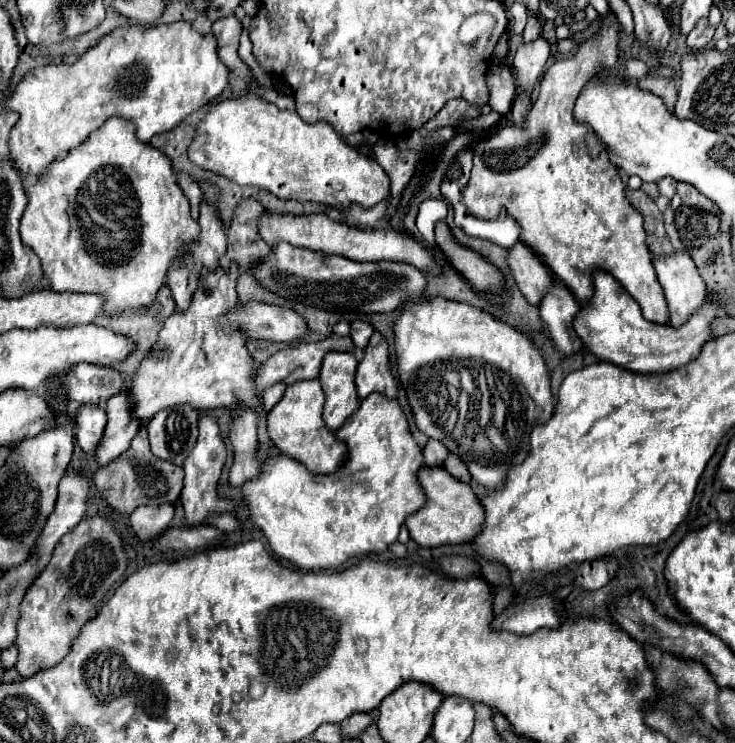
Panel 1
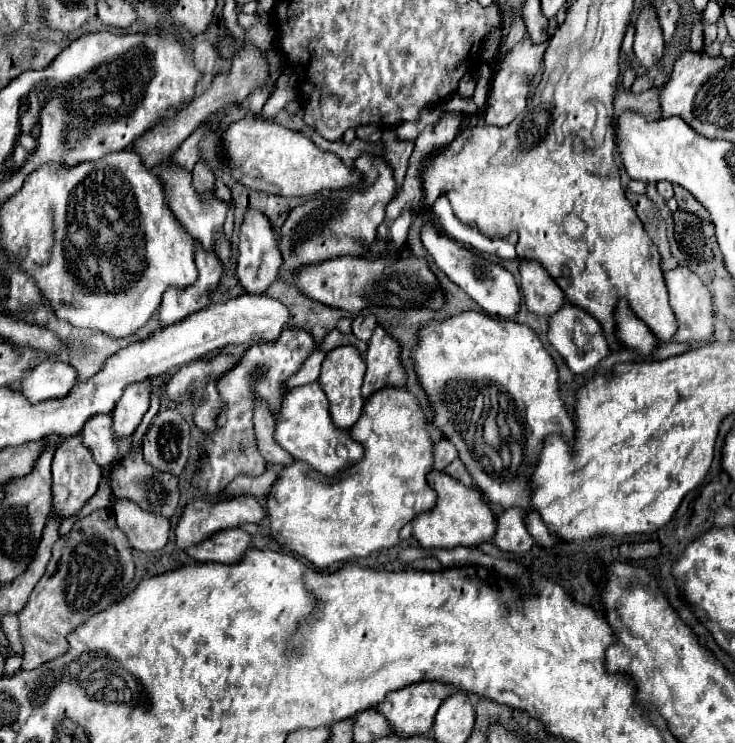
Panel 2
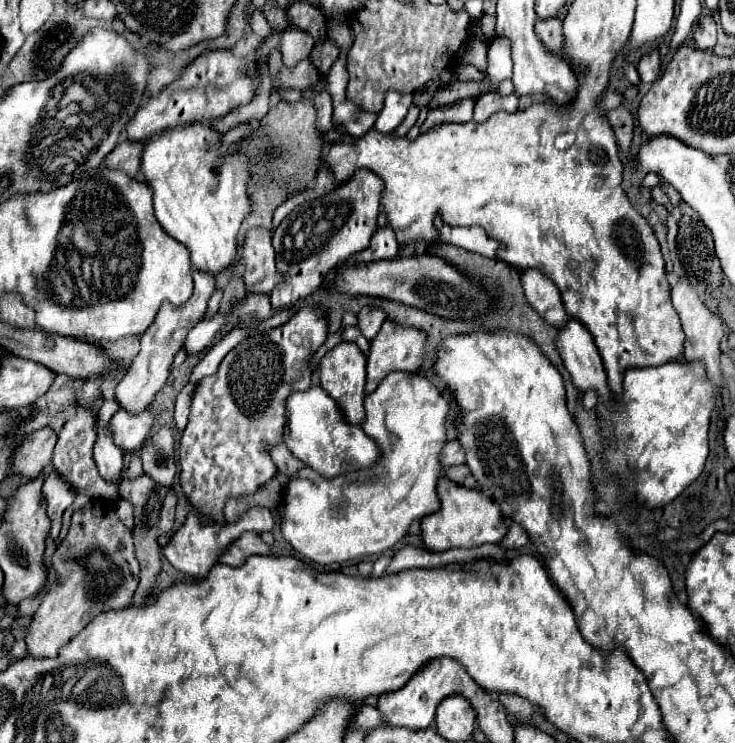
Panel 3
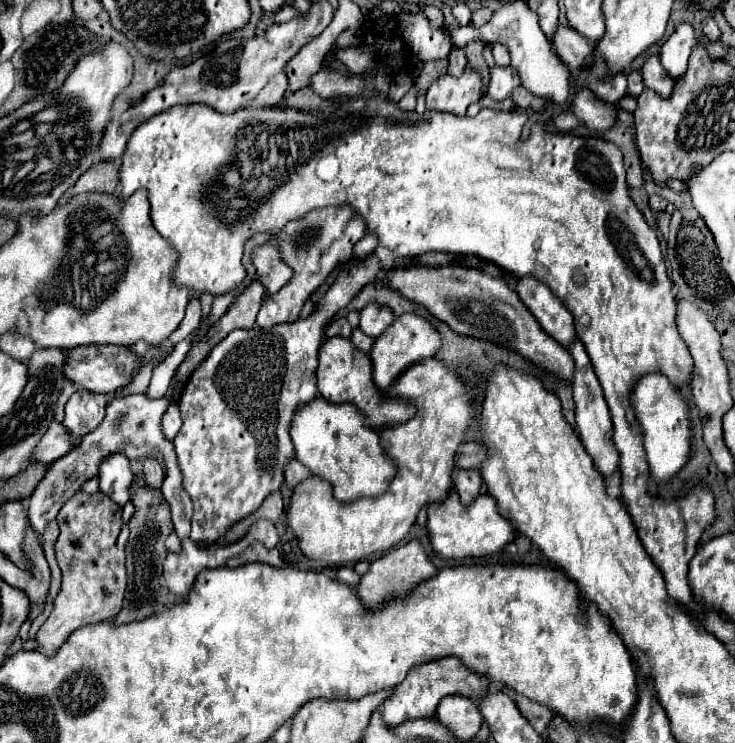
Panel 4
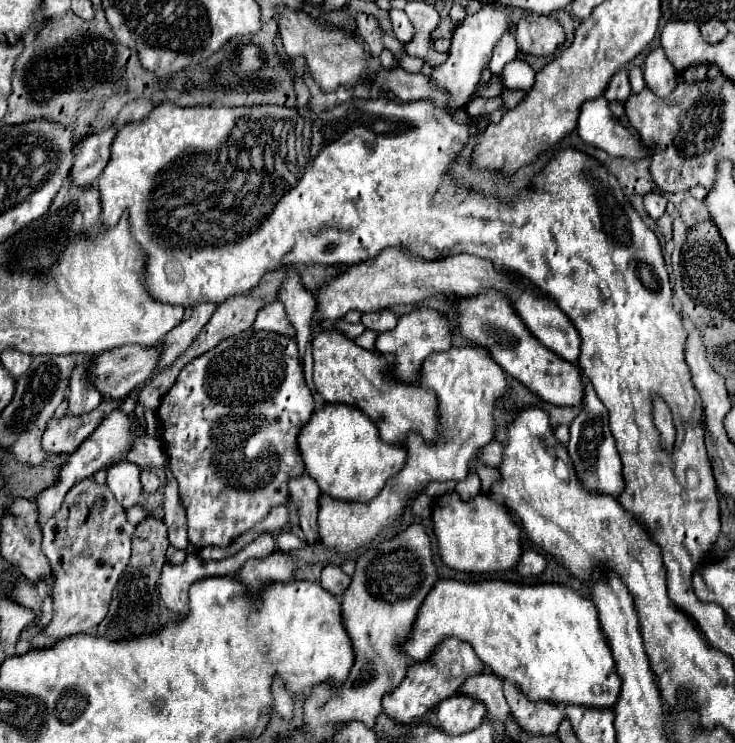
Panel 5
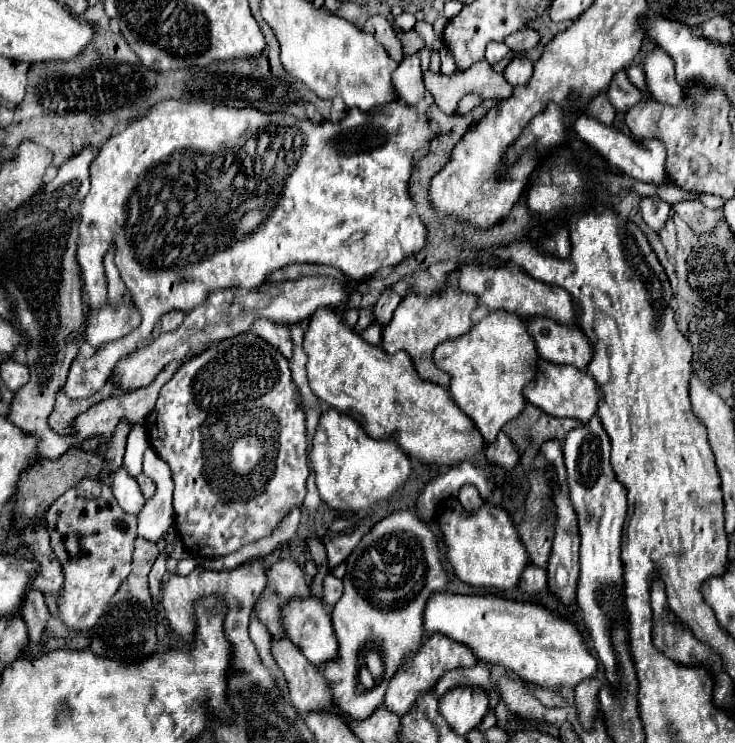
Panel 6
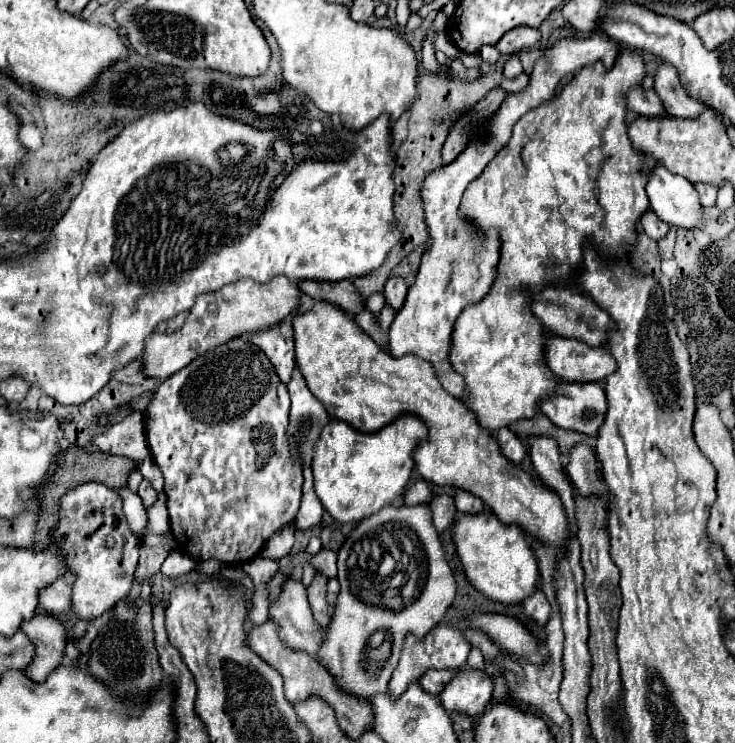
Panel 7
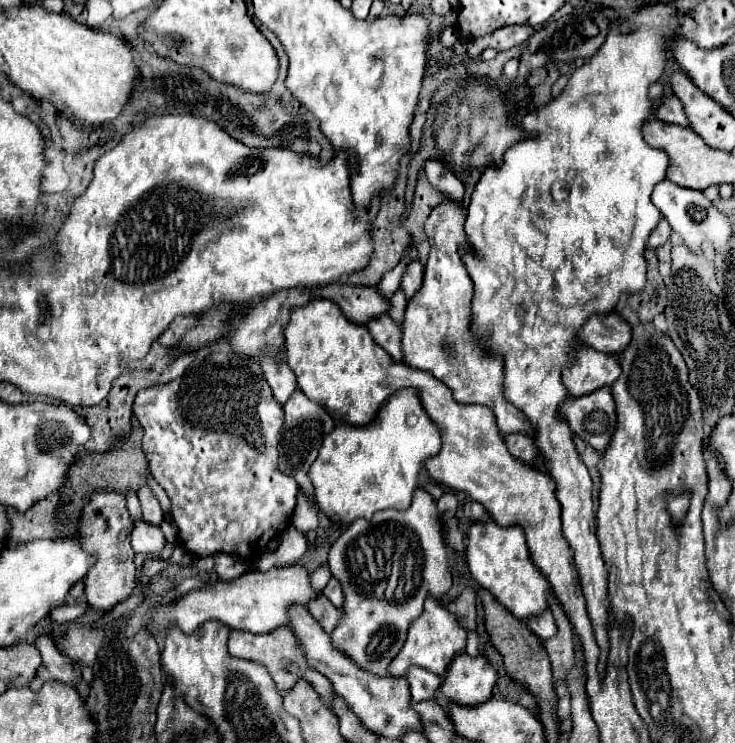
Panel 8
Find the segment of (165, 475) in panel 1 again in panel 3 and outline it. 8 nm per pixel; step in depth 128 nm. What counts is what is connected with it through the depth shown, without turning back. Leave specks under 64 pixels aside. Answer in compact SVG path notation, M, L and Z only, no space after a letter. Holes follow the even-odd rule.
M140 476L136 480L122 480L118 484L120 496L128 502L132 502L134 506L134 554L136 560L140 564L140 584L136 590L136 600L138 604L144 602L144 598L150 596L154 584L156 584L156 576L162 570L162 558L160 558L160 544L158 538L164 532L170 532L174 526L174 510L176 510L176 496L172 492L172 488L166 486L158 486L156 482L152 482L148 476Z

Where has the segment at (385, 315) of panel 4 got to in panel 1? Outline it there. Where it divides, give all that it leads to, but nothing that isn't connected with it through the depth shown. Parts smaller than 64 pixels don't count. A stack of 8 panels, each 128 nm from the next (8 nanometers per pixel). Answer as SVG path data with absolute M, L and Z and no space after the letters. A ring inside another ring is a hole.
M354 320L354 322L352 322L350 338L352 338L352 342L354 342L358 348L364 348L366 342L370 340L372 332L374 332L374 328L372 328L370 322L366 322L366 320Z

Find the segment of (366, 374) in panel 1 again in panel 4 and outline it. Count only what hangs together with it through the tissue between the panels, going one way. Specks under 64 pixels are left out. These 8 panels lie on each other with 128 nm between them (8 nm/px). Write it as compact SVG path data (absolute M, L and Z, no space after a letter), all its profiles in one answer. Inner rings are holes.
M414 312L398 316L392 326L380 334L374 342L374 348L370 352L372 358L372 366L374 366L374 384L380 386L380 390L386 390L388 386L392 386L392 382L412 364L424 360L424 358L432 358L438 350L440 350L442 342L440 342L440 334L436 330L436 326L432 326L428 320L424 320L422 316L416 316Z

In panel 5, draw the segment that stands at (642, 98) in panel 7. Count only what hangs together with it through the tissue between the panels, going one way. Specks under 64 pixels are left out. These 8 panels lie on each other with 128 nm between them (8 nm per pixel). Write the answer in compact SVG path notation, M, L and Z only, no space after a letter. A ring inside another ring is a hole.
M620 70L612 76L612 80L610 80L610 84L604 92L604 98L610 100L610 102L624 104L630 96L632 96L632 88L630 88L630 82L628 82L628 74L626 74L626 70Z

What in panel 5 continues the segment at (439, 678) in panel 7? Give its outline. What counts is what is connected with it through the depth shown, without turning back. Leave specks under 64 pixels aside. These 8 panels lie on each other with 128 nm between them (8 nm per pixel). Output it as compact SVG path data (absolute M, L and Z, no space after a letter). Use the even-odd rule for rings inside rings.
M488 670L466 678L460 686L460 694L468 694L468 696L484 702L488 716L492 716L498 722L504 722L510 714L508 704L502 694L502 680Z

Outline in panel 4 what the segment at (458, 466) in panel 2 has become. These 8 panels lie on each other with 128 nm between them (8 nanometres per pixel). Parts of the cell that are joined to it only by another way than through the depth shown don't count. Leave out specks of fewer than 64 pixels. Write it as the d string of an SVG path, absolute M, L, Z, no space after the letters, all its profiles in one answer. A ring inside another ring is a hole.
M456 468L452 472L452 480L454 480L454 488L460 494L460 500L464 504L470 504L474 498L478 498L480 488L482 488L482 476L478 474L478 470Z

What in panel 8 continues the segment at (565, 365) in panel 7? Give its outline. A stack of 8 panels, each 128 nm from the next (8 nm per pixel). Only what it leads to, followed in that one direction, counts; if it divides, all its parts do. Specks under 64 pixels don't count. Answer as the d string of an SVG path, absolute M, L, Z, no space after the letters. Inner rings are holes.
M580 346L576 350L576 360L570 368L564 370L562 382L572 398L580 398L592 394L598 388L612 386L620 372L622 368L618 356L610 356L588 346Z

